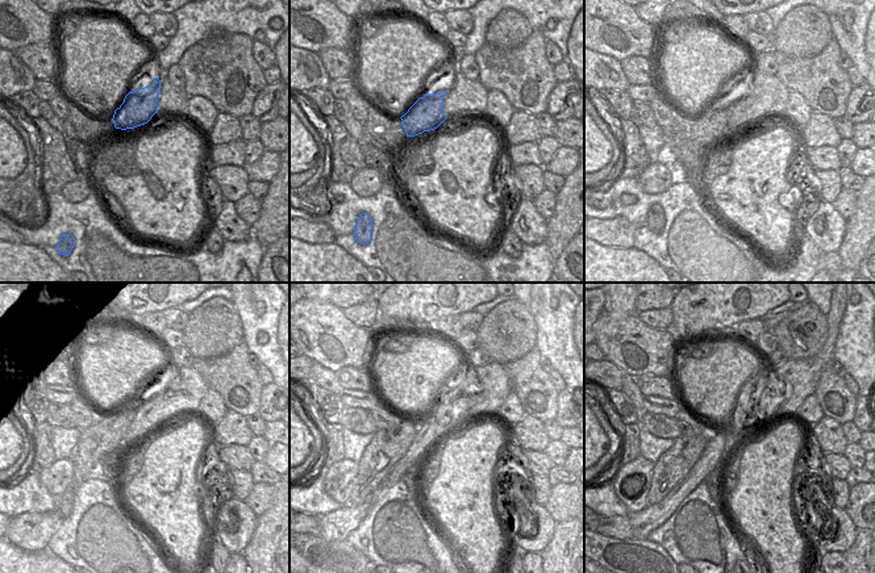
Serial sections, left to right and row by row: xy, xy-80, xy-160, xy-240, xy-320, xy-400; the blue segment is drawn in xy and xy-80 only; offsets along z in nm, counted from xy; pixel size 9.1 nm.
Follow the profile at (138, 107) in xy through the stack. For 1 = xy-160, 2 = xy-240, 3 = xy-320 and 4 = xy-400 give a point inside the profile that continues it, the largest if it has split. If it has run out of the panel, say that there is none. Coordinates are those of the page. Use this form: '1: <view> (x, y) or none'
1: xy-160 (711, 126)
2: xy-240 (101, 438)
3: xy-320 (387, 447)
4: xy-400 (674, 464)

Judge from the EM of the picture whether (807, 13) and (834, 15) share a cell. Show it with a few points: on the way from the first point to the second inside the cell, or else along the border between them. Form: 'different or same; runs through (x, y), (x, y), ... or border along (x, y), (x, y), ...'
different; border along (824, 13), (828, 17), (833, 37)

